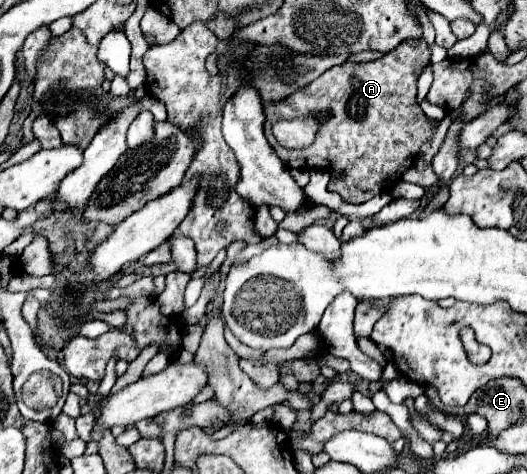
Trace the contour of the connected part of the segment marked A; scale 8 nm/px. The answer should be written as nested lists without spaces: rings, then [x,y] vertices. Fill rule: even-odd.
[[[417,40],[417,46],[405,42],[399,50],[393,50],[375,62],[345,62],[333,66],[307,88],[293,94],[293,98],[263,108],[265,138],[289,168],[325,168],[329,172],[341,172],[343,178],[337,182],[331,180],[329,190],[337,192],[345,202],[363,204],[377,194],[383,194],[383,190],[391,190],[405,170],[413,166],[421,144],[435,134],[433,120],[429,120],[417,106],[415,66],[419,64],[429,64],[425,40]],[[323,110],[329,110],[331,118],[321,126],[313,146],[303,150],[285,150],[279,146],[271,132],[273,118],[295,118],[301,114],[319,114]]]

